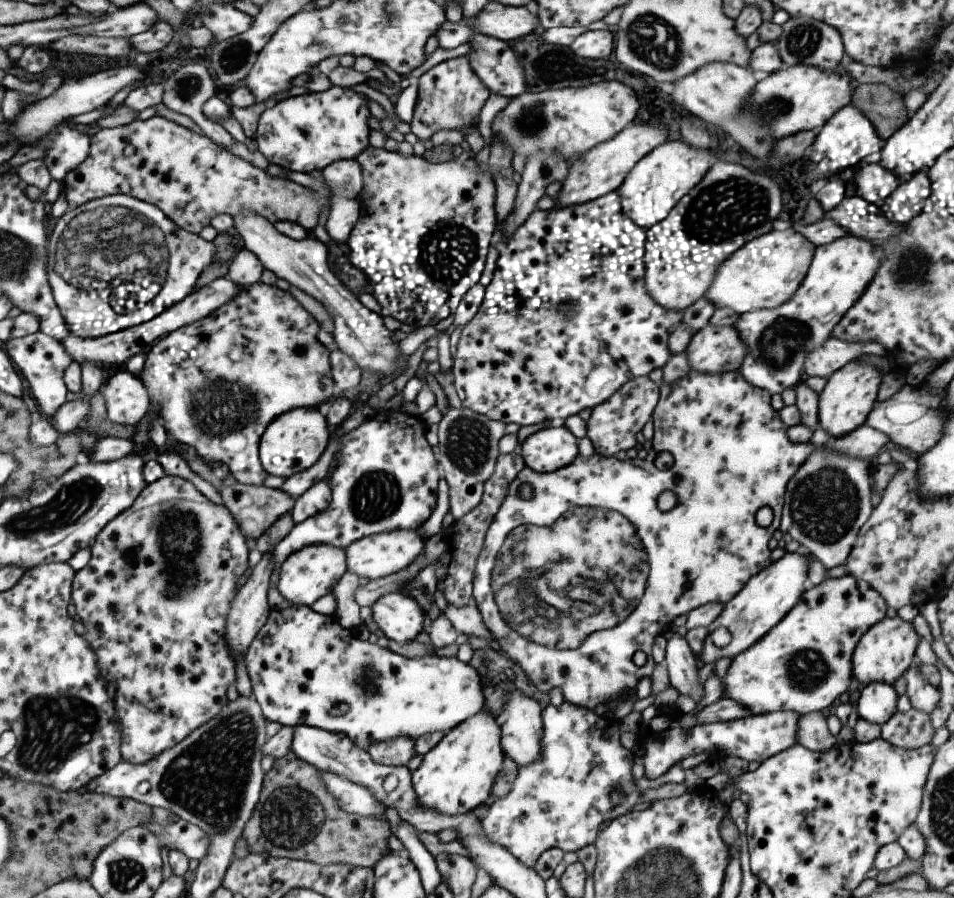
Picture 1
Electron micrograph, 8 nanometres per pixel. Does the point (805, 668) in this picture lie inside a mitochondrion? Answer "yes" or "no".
yes

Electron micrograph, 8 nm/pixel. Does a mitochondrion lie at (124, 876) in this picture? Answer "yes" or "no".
yes

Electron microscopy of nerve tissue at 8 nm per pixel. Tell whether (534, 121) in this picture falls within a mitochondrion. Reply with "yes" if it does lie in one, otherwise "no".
yes

